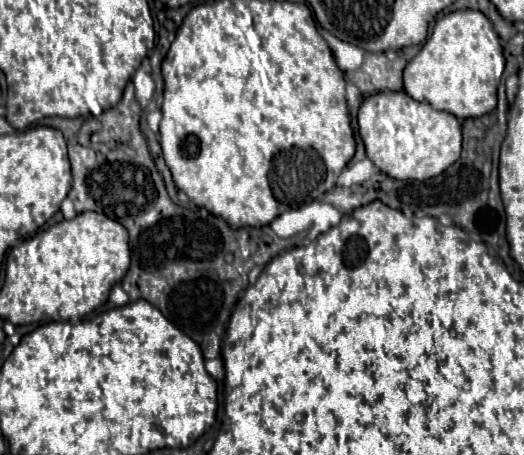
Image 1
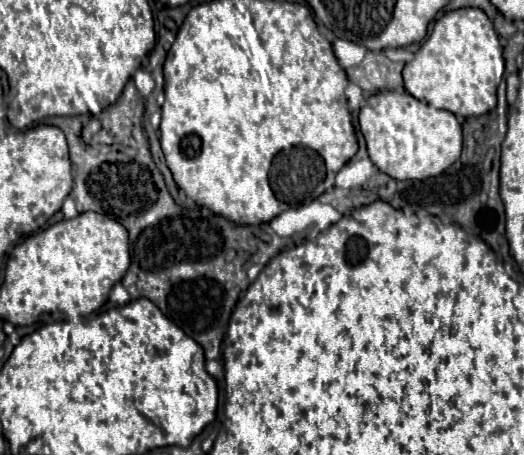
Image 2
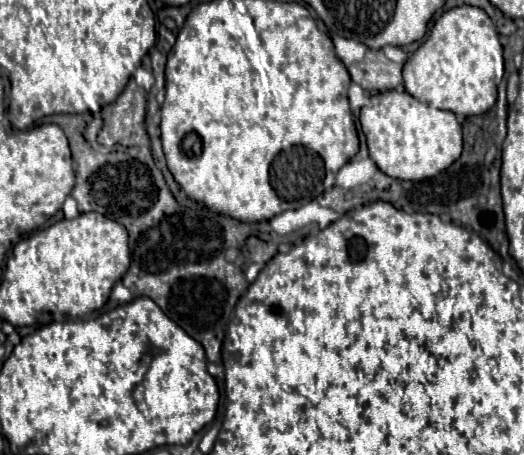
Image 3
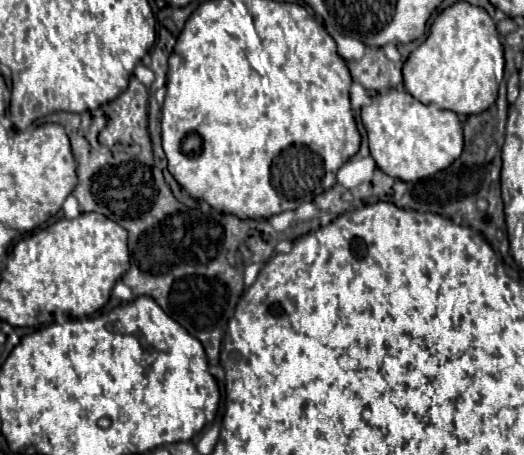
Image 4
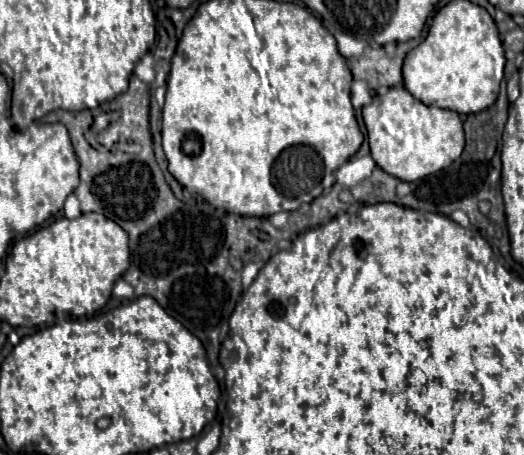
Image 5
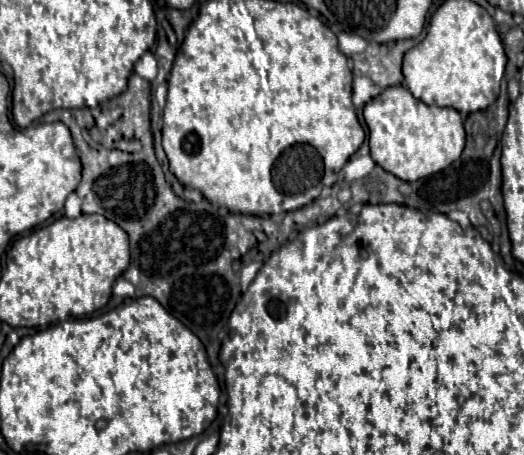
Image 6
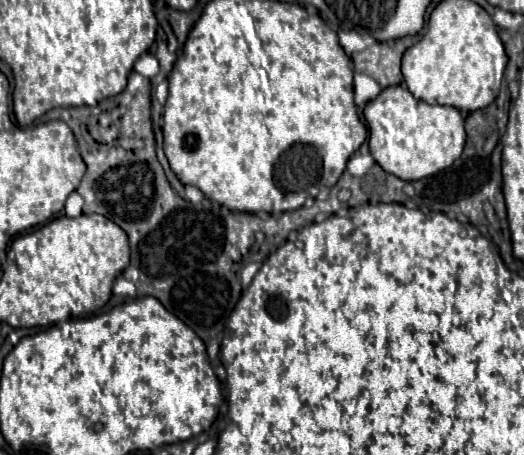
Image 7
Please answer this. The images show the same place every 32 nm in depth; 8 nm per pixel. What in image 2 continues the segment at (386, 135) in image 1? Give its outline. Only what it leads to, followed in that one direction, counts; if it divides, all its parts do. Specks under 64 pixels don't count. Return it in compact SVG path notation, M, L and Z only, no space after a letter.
M390 90L390 92L378 92L368 98L368 104L360 110L360 130L366 138L368 156L370 160L390 178L394 180L424 180L438 176L448 166L452 166L462 152L462 128L460 122L452 112L432 108L426 102L416 100L408 92L402 90Z

